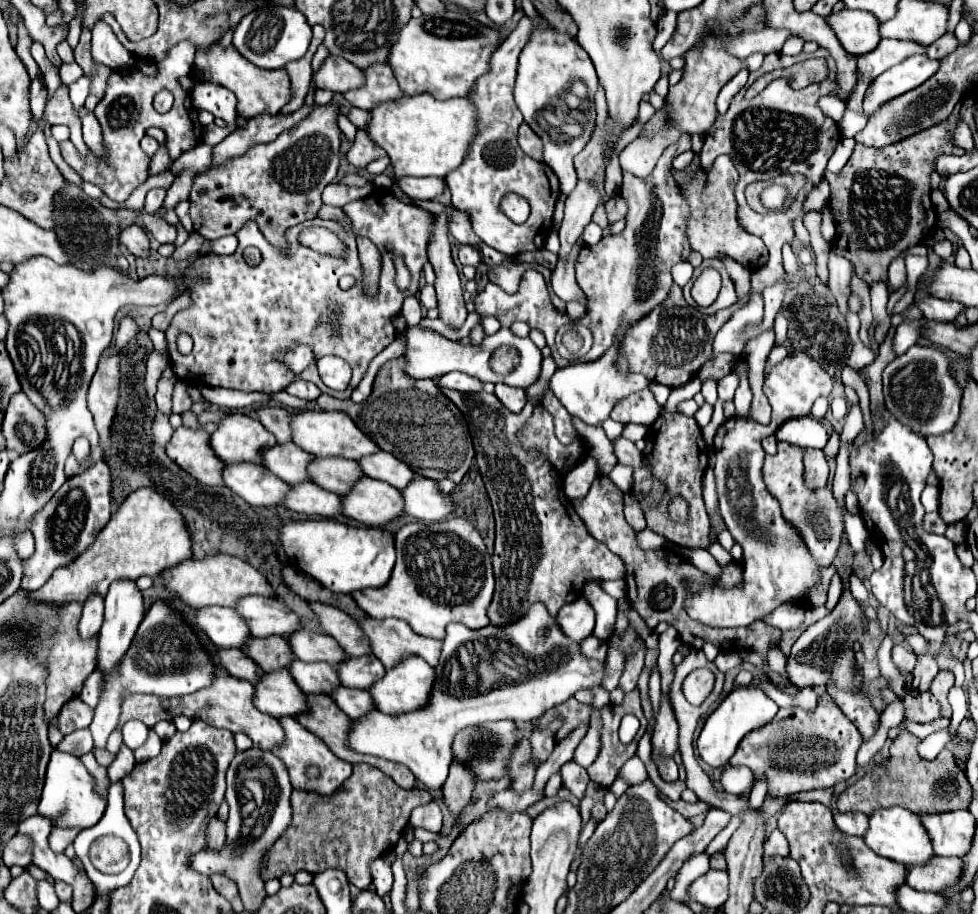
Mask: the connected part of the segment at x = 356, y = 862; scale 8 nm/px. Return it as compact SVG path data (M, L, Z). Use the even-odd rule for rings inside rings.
M356 763L352 777L332 795L318 795L318 793L306 793L306 791L292 791L290 797L292 803L292 823L290 827L274 841L274 845L266 851L262 857L262 869L260 877L264 881L268 879L280 879L284 873L296 873L300 869L316 875L318 871L324 869L342 869L352 885L358 889L366 889L372 883L370 875L370 863L390 851L398 837L402 837L404 827L408 823L410 811L420 805L416 799L414 789L402 789L400 785L394 783L392 777L382 773L378 767L372 767L368 763Z

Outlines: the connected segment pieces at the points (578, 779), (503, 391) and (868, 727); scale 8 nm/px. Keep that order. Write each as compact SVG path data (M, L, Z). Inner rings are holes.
M570 761L560 769L560 773L562 773L562 779L564 779L564 787L568 787L578 799L584 799L586 787L590 783L590 777L588 777L586 769L576 765L574 761Z
M496 385L496 397L502 401L502 405L506 409L510 409L512 413L520 413L524 403L526 403L526 391L518 389L518 387L508 387L508 385Z
M828 685L826 691L834 697L838 707L842 709L842 713L846 713L846 717L858 727L862 739L864 741L872 739L878 729L878 713L872 709L872 705L866 701L866 697L862 693L844 693L844 691L836 689L834 685Z

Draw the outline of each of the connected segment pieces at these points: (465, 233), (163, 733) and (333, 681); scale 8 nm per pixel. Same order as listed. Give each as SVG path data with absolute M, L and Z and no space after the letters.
M450 209L450 233L456 237L456 241L470 243L470 245L474 245L474 247L480 247L480 245L482 245L482 239L474 233L474 229L472 229L472 225L470 225L468 213Z
M158 721L152 729L158 733L158 737L160 737L162 741L170 739L170 737L176 733L176 727L174 727L174 723L172 723L172 721Z
M292 659L288 671L304 693L328 695L334 687L340 685L334 667L328 663L304 663L300 659Z

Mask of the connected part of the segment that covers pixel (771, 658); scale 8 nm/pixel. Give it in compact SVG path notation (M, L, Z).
M772 649L772 651L768 653L766 661L768 661L768 665L770 665L770 667L772 667L776 673L780 673L780 675L786 675L786 655L784 655L782 651L778 651L778 649Z

